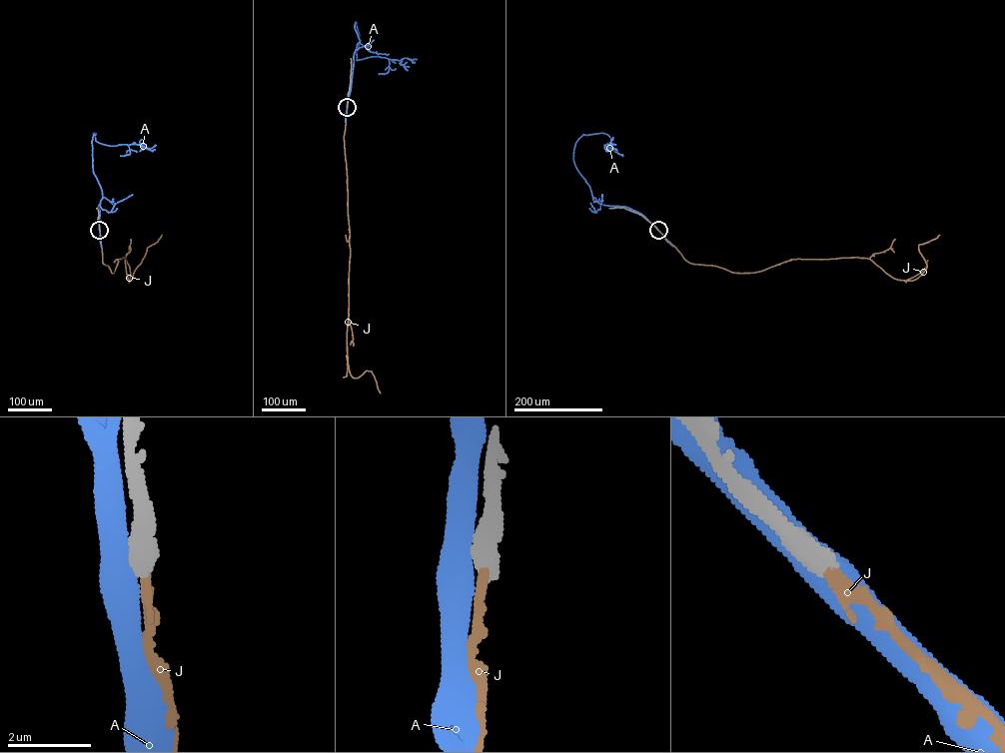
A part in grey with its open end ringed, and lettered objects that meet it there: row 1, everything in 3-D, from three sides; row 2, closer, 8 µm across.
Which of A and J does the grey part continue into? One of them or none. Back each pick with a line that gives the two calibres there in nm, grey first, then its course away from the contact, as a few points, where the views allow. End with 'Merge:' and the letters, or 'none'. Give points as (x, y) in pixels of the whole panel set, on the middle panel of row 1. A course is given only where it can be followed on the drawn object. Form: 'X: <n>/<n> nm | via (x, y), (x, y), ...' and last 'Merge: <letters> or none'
J: 500/200 nm | via (347, 107), (344, 138), (350, 252), (348, 364), (354, 377), (371, 371), (380, 393)
Merge: J

